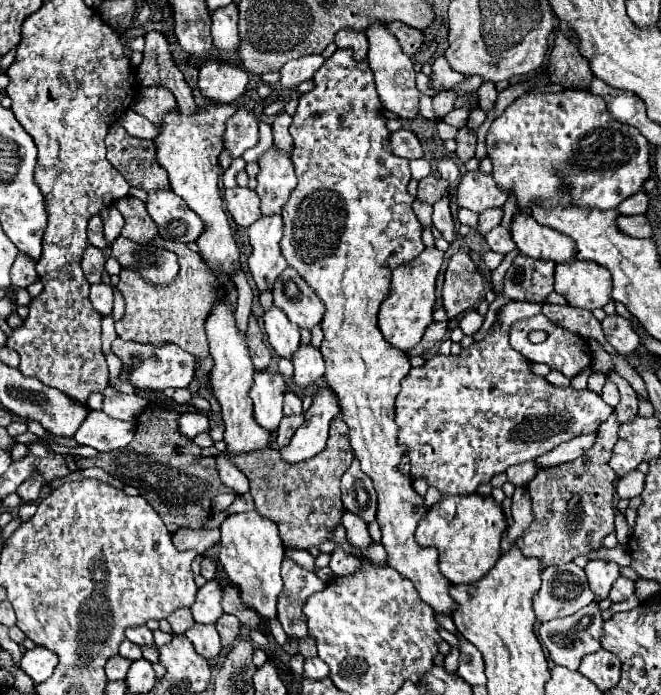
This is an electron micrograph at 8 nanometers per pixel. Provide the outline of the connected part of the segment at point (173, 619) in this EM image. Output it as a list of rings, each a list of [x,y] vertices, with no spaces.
[[[181,609],[181,611],[175,611],[173,615],[169,615],[167,619],[171,623],[171,629],[173,629],[173,635],[183,635],[187,629],[191,629],[195,623],[193,623],[193,617],[191,617],[191,611],[189,609]]]

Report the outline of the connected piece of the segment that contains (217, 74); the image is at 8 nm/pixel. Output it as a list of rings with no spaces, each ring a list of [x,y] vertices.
[[[207,59],[199,69],[199,89],[209,103],[233,103],[247,85],[247,73],[239,65]]]

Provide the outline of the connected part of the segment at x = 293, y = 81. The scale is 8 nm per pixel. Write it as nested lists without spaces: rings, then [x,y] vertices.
[[[307,55],[301,59],[293,59],[289,63],[285,63],[285,67],[279,71],[281,79],[279,79],[279,87],[281,89],[295,89],[299,83],[313,79],[315,71],[323,65],[323,57],[321,55]]]

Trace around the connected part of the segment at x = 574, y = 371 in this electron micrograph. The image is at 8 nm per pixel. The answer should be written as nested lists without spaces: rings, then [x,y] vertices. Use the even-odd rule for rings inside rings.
[[[541,313],[541,315],[535,315],[533,319],[525,319],[525,321],[521,321],[521,323],[515,323],[509,341],[513,343],[513,349],[521,351],[521,355],[525,355],[529,361],[533,361],[533,363],[547,363],[547,365],[551,365],[551,369],[561,371],[561,373],[567,375],[569,379],[575,377],[575,375],[579,375],[585,367],[591,365],[591,351],[589,351],[589,345],[583,341],[583,337],[579,337],[579,335],[575,335],[575,333],[571,333],[571,331],[565,331],[565,329],[557,327],[557,325],[551,323],[543,313]],[[535,329],[543,329],[543,331],[549,333],[549,337],[547,337],[545,343],[533,345],[533,343],[529,341],[529,333],[535,331]]]

